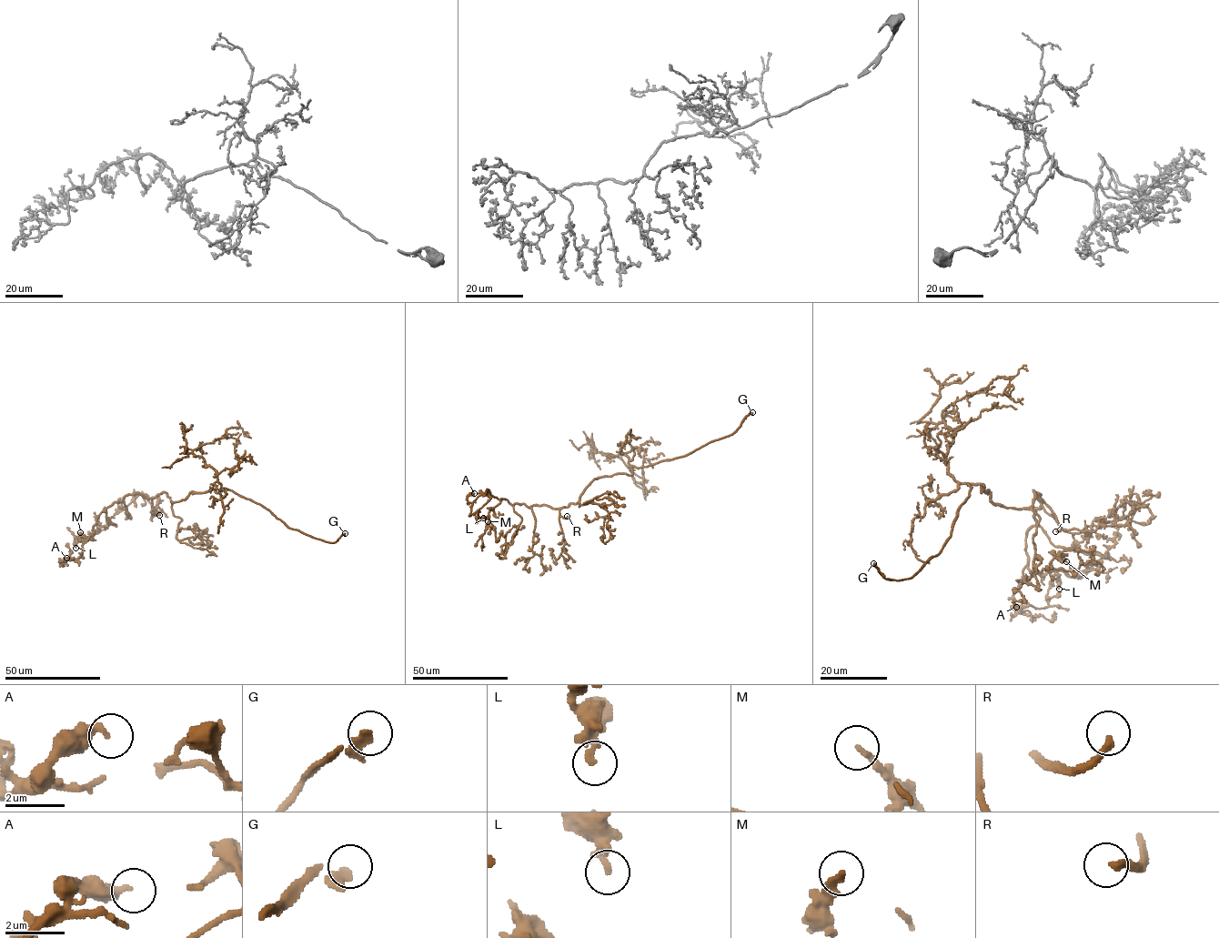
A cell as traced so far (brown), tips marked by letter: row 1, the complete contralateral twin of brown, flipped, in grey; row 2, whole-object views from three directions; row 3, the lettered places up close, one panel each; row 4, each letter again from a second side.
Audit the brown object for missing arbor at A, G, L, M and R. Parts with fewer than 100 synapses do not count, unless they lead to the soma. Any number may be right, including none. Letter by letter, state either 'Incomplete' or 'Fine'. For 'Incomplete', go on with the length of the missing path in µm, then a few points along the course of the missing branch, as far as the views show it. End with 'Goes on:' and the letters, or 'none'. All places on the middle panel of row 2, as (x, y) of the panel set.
A: Fine
G: Incomplete. Missing length about 15 µm. Course of what is missing: (752, 412), (758, 396)
L: Fine
M: Fine
R: Incomplete. Missing length about 45 µm. Course of what is missing: (567, 516), (573, 526), (591, 539), (592, 568)
Goes on: G, R

